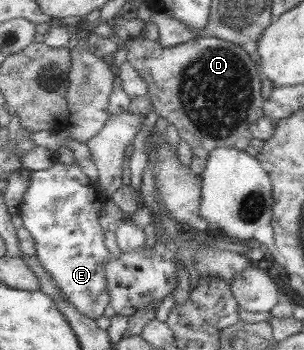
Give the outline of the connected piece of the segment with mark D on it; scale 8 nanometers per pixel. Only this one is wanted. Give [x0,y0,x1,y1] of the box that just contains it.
[125,35,263,175]

